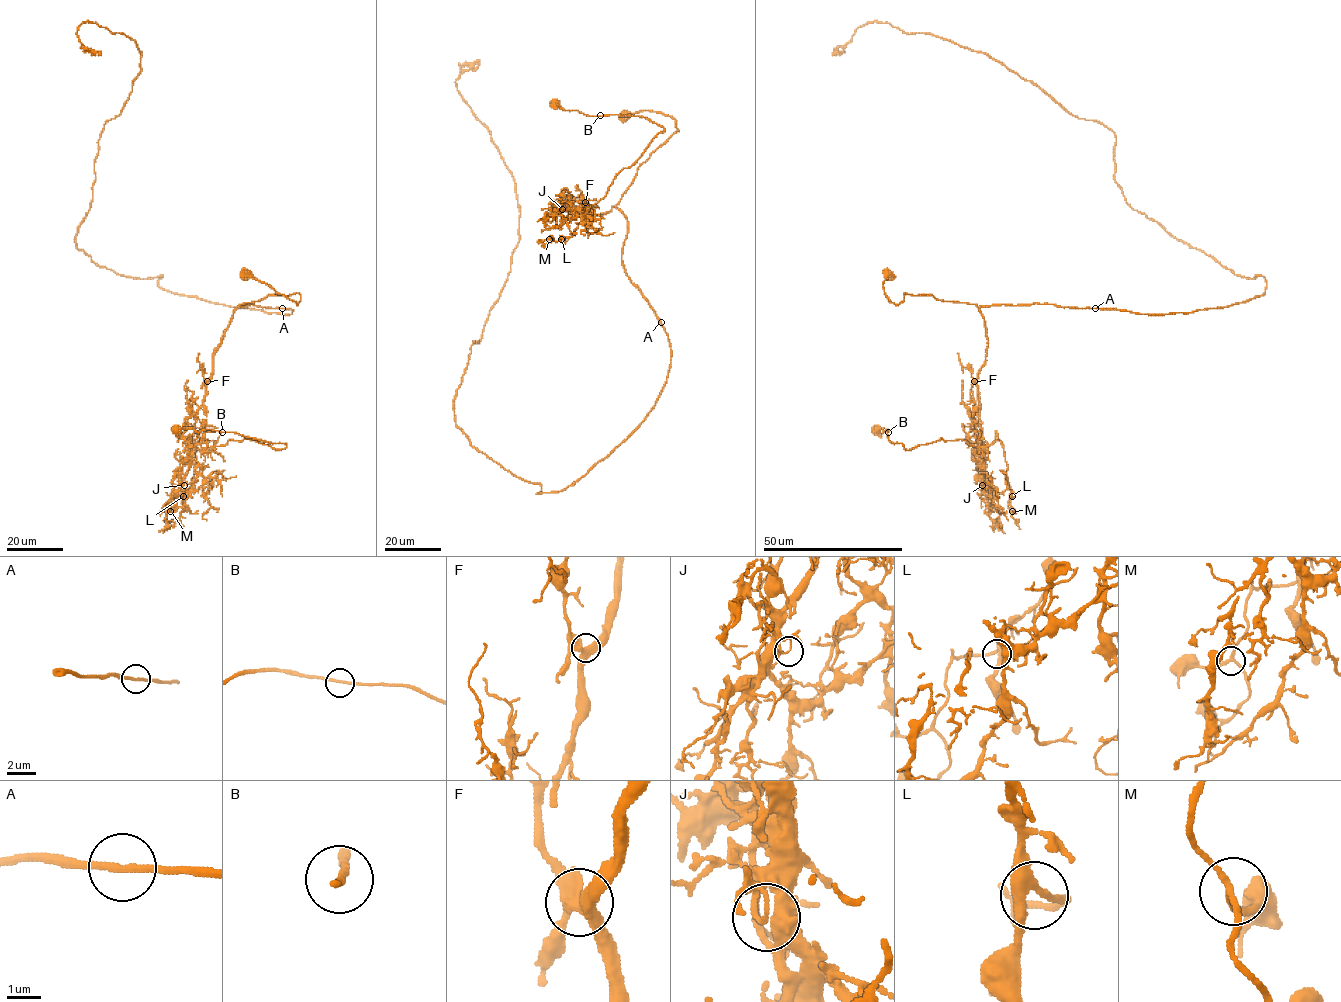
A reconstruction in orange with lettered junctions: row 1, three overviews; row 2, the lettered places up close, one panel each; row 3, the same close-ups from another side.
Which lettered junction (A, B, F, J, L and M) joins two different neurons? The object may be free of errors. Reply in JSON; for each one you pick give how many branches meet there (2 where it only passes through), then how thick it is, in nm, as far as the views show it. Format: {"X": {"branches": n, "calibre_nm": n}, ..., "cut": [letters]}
{"J": {"branches": 2, "calibre_nm": 100}, "cut": ["J"]}

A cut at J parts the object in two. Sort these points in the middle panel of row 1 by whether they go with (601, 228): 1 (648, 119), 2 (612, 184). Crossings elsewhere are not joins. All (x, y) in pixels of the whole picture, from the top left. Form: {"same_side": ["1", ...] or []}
{"same_side": ["1", "2"]}

